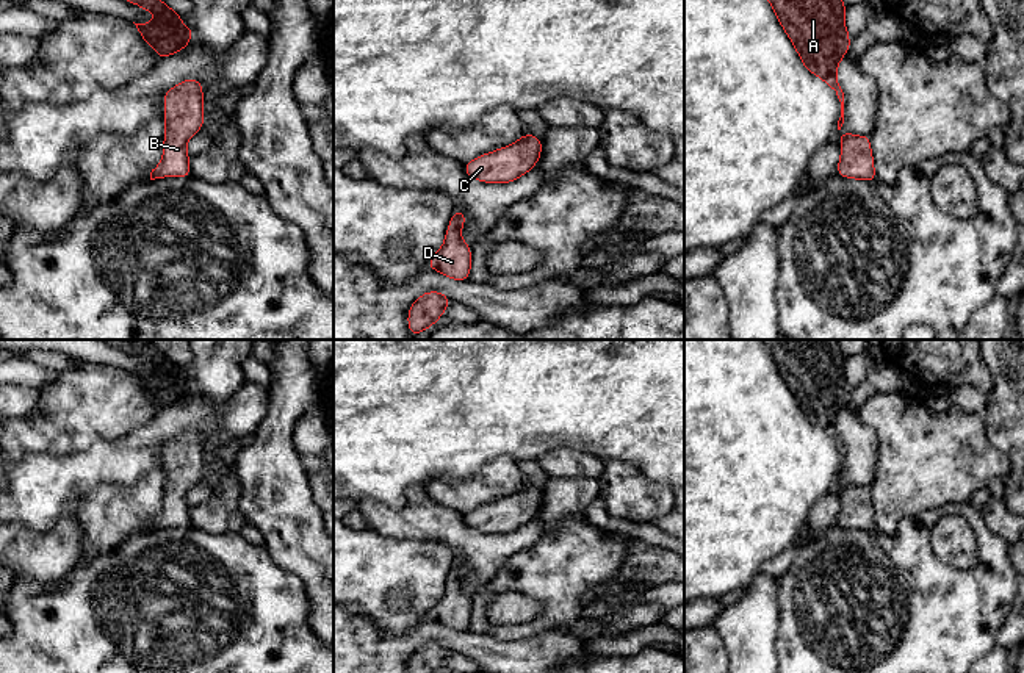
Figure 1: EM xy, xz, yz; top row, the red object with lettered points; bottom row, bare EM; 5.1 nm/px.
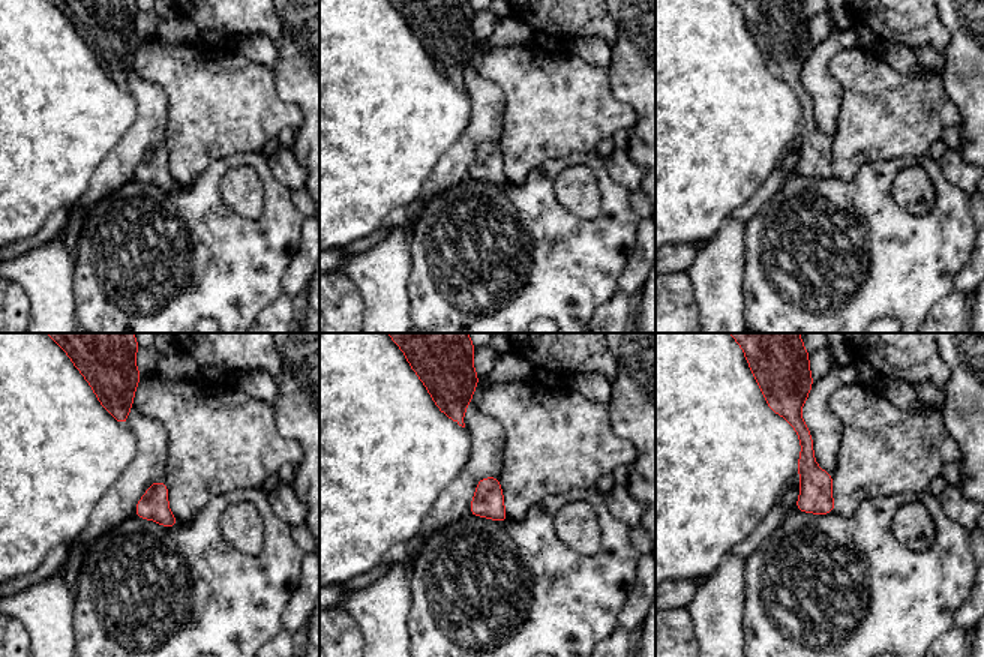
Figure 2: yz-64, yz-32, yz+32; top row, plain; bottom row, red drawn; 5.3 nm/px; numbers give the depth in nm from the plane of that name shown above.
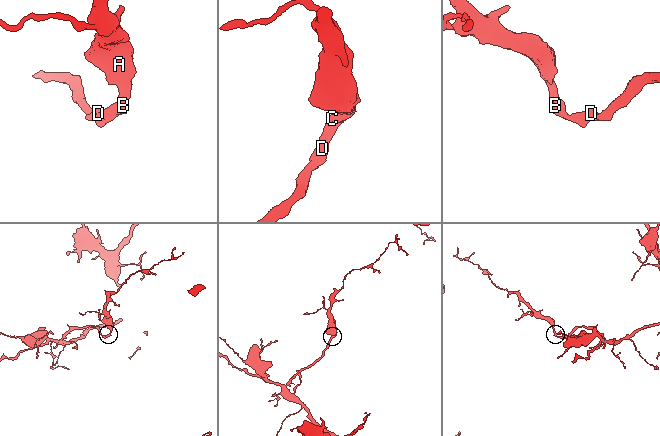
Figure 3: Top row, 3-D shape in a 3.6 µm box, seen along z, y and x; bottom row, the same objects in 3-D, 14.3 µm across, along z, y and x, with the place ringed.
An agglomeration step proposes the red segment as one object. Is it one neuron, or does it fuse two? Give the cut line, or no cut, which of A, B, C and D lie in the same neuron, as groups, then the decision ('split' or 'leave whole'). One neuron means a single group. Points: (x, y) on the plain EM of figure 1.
cut none; groups A B C D; leave whole

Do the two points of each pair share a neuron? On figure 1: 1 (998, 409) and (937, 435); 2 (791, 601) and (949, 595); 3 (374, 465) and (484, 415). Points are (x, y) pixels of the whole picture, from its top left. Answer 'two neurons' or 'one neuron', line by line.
1: two neurons
2: one neuron
3: one neuron

